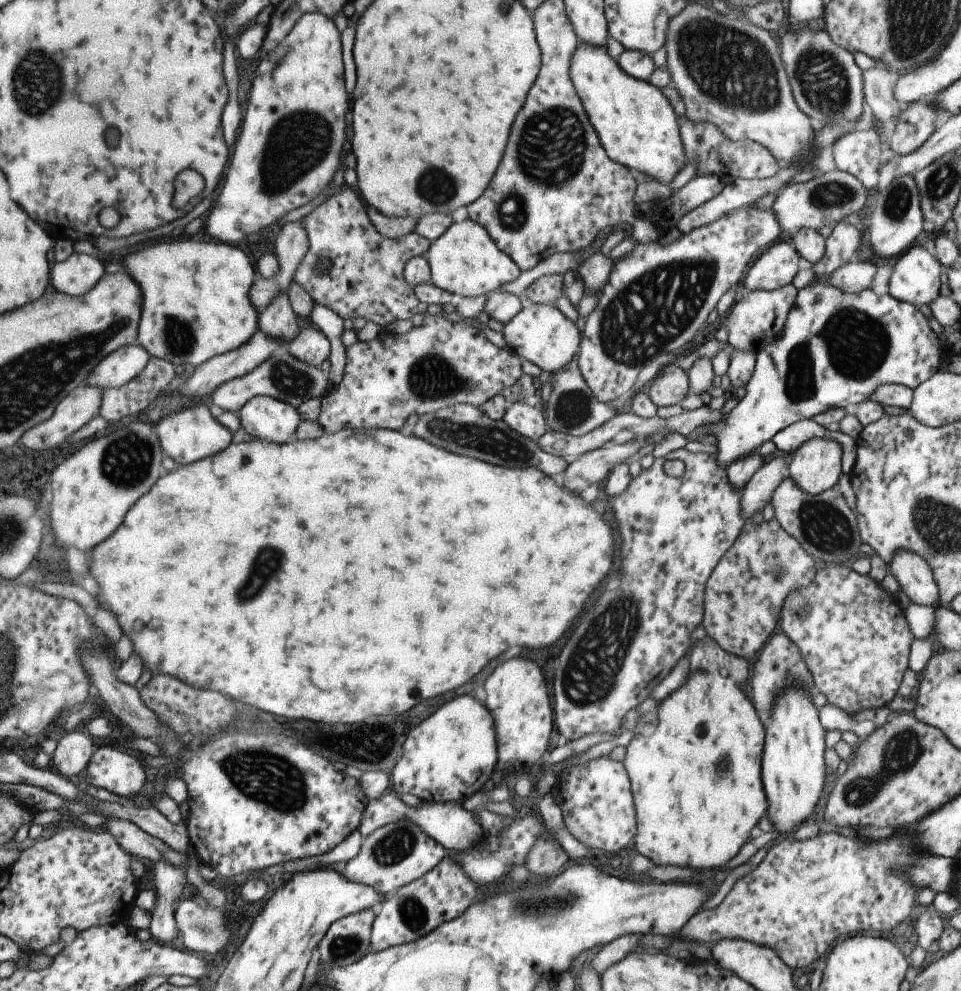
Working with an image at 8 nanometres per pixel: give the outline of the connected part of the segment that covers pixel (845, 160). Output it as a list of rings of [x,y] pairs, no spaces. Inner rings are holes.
[[[874,127],[847,131],[830,146],[834,168],[859,179],[868,190],[877,184],[879,137]]]

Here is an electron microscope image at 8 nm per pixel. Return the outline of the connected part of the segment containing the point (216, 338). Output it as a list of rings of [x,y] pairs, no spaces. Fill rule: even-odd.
[[[171,240],[143,246],[123,256],[127,274],[139,284],[143,294],[137,341],[146,354],[167,360],[174,365],[190,364],[195,368],[215,354],[241,346],[257,328],[257,314],[247,300],[247,288],[253,282],[253,268],[237,246],[207,240]]]

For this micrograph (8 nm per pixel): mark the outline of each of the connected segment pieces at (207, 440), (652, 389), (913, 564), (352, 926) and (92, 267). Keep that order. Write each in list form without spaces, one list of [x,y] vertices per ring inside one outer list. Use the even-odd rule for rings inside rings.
[[[204,404],[183,408],[163,416],[156,424],[156,434],[164,455],[179,465],[191,465],[193,462],[218,454],[231,444],[232,434],[212,417],[211,410]]]
[[[670,363],[645,387],[648,398],[657,407],[667,407],[680,403],[689,393],[690,386],[686,372]]]
[[[901,549],[890,558],[887,573],[892,574],[912,603],[923,606],[939,604],[938,590],[928,564],[915,553]]]
[[[364,909],[333,922],[319,940],[318,964],[347,966],[370,953],[369,936],[374,919],[372,910]]]
[[[72,252],[65,260],[51,266],[49,282],[57,292],[79,296],[95,286],[97,278],[103,274],[103,264],[96,255]]]

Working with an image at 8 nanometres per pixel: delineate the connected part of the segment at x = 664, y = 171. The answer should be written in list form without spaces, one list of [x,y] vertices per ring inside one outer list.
[[[576,44],[570,56],[568,68],[569,78],[581,101],[591,126],[594,129],[600,146],[605,155],[613,162],[621,164],[636,174],[646,175],[662,184],[669,183],[680,171],[684,155],[679,137],[677,116],[661,91],[649,81],[639,80],[629,76],[607,53],[604,46]]]

